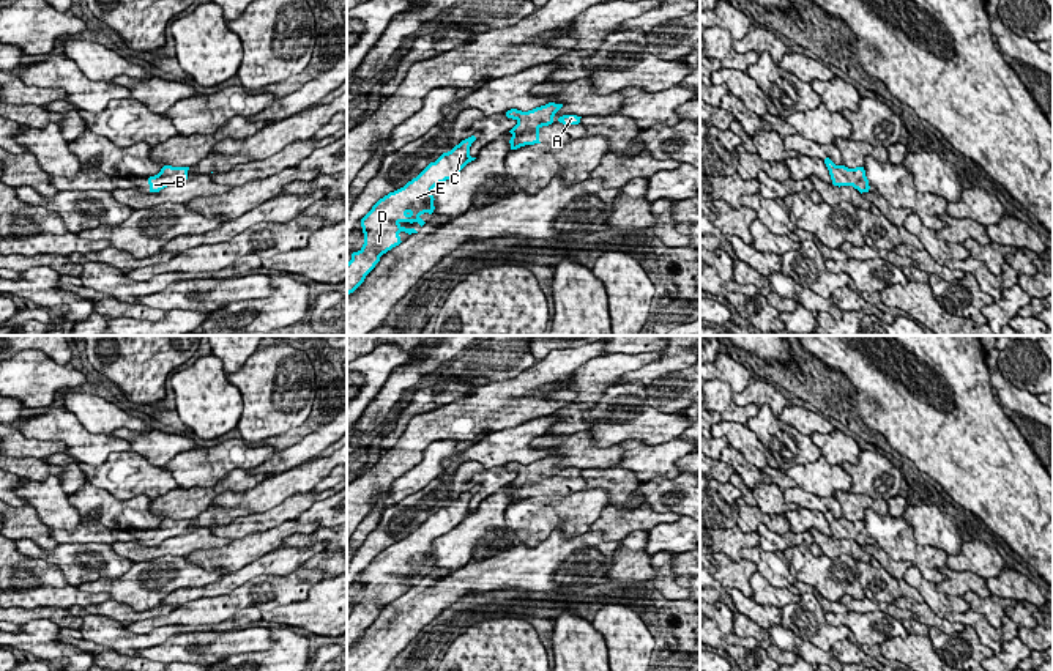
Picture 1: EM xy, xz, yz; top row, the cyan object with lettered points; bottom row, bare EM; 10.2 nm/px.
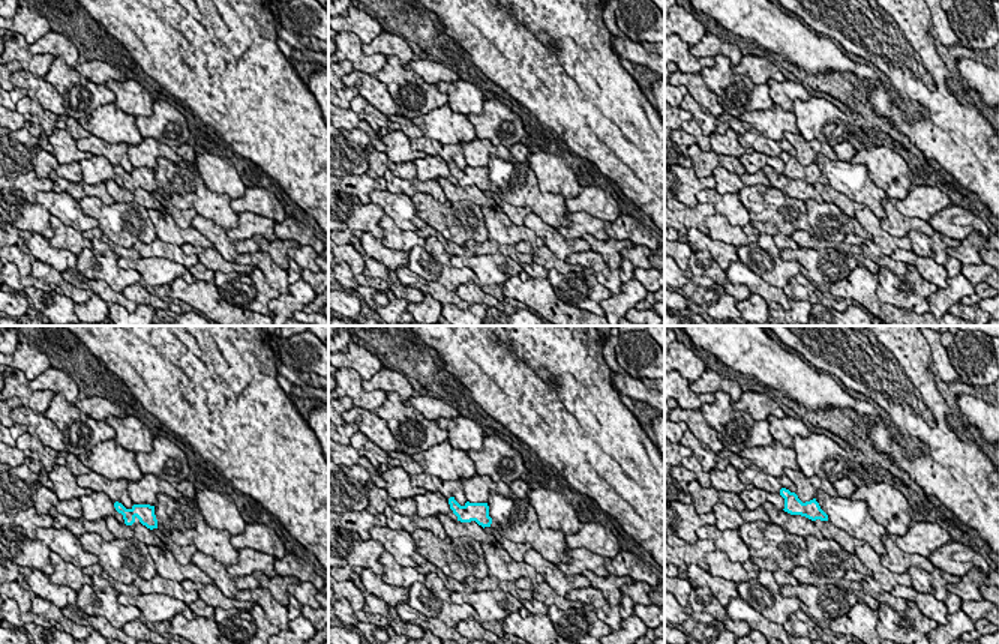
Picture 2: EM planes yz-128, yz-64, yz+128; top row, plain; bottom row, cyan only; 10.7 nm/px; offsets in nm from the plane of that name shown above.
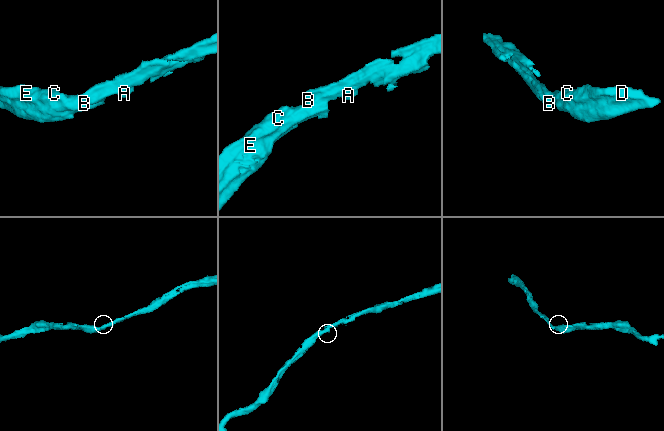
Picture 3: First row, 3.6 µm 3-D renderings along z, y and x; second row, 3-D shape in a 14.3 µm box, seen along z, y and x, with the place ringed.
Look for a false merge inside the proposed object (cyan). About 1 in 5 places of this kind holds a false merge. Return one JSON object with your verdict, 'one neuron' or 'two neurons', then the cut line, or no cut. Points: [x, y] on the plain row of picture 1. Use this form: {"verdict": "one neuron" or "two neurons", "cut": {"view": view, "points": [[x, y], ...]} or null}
{"verdict": "one neuron", "cut": null}

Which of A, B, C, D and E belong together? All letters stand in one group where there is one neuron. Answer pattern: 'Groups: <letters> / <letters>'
Groups: A B C D E

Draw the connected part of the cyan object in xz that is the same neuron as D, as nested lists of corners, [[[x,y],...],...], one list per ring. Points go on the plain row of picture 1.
[[[471,488],[451,504],[443,506],[404,540],[380,551],[361,572],[364,597],[352,606],[352,613],[347,616],[347,647],[364,635],[383,606],[402,595],[400,584],[418,586],[415,581],[402,580],[402,575],[418,575],[421,580],[426,576],[419,569],[432,567],[435,562],[432,542],[451,532],[476,512],[470,509],[470,499],[474,493],[476,490]]]

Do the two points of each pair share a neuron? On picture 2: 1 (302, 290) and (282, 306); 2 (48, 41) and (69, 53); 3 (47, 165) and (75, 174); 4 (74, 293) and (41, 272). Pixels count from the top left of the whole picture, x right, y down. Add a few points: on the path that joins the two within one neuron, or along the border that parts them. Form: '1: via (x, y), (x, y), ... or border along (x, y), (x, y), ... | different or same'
1: via (297, 294), (287, 305) | same
2: via (53, 42), (65, 48) | same
3: via (54, 165), (68, 171) | same
4: via (66, 287), (48, 273) | same

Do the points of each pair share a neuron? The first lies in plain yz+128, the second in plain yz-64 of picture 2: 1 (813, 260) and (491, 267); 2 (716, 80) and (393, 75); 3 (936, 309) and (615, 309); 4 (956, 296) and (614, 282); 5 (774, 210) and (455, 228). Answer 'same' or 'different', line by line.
1: same
2: same
3: same
4: different
5: same

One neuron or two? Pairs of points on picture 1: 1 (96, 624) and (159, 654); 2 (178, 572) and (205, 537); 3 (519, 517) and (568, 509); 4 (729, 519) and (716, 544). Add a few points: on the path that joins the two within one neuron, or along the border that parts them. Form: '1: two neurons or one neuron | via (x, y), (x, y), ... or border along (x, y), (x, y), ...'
1: two neurons | border along (177, 633), (158, 645), (144, 648), (137, 654)
2: two neurons | border along (161, 555), (185, 556)
3: one neuron | via (532, 517), (555, 514)
4: two neurons | border along (736, 525), (716, 530)

